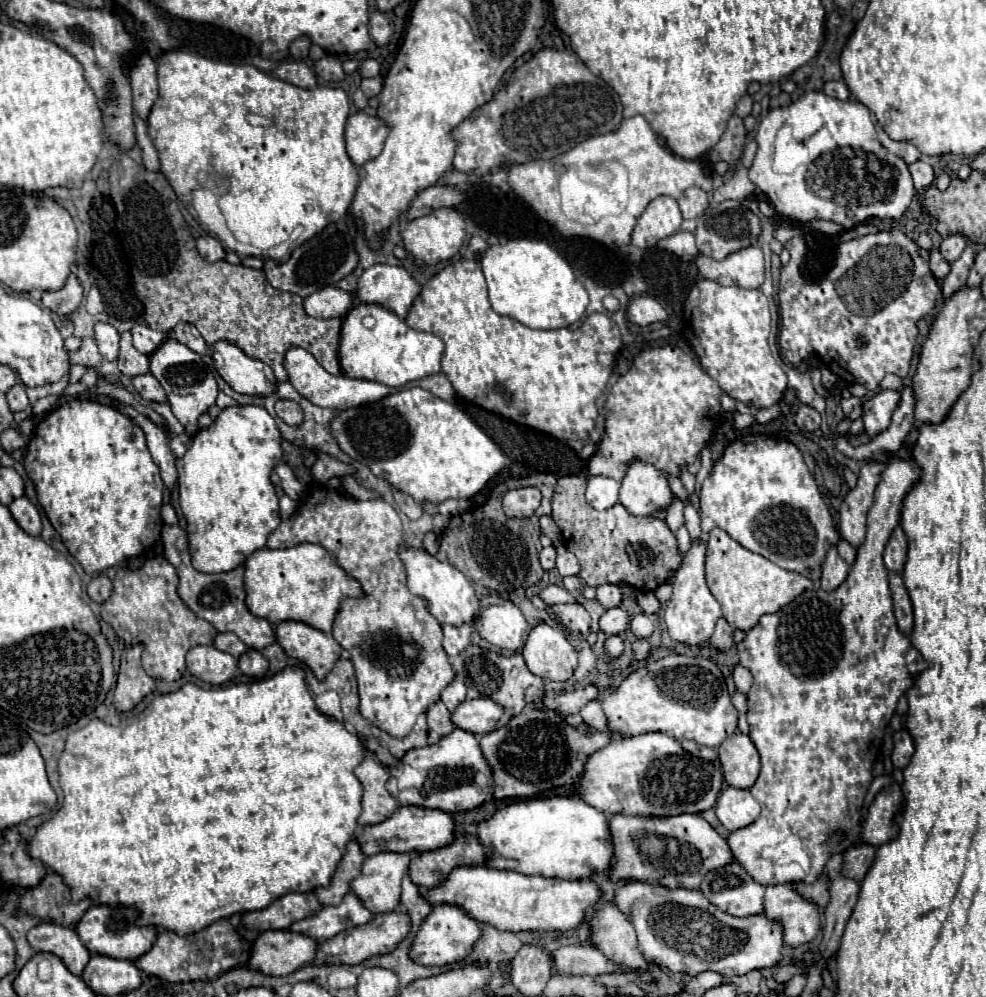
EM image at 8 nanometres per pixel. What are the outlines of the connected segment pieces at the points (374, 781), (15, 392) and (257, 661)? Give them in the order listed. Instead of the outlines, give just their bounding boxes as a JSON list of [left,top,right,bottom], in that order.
[[353,759,399,825],[7,383,29,413],[239,649,269,677]]

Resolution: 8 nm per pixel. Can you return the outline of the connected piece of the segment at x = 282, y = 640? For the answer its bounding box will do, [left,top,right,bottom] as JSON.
[275,621,341,681]

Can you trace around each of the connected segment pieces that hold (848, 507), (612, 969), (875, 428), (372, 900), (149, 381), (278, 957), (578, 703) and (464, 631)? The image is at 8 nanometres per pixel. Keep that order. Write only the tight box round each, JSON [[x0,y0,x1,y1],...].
[[839,463,887,547],[555,945,623,975],[863,391,901,437],[351,853,411,913],[133,375,167,403],[247,931,317,975],[547,685,597,715],[443,625,473,657]]

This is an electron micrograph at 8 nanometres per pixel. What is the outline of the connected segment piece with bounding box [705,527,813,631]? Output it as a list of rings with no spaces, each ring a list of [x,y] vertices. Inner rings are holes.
[[[715,527],[707,539],[707,585],[713,597],[719,601],[723,617],[735,629],[749,631],[757,625],[757,621],[767,613],[777,613],[783,605],[791,603],[801,591],[811,589],[813,581],[795,573],[787,571],[769,559],[741,547],[735,539],[731,539],[723,529]]]

